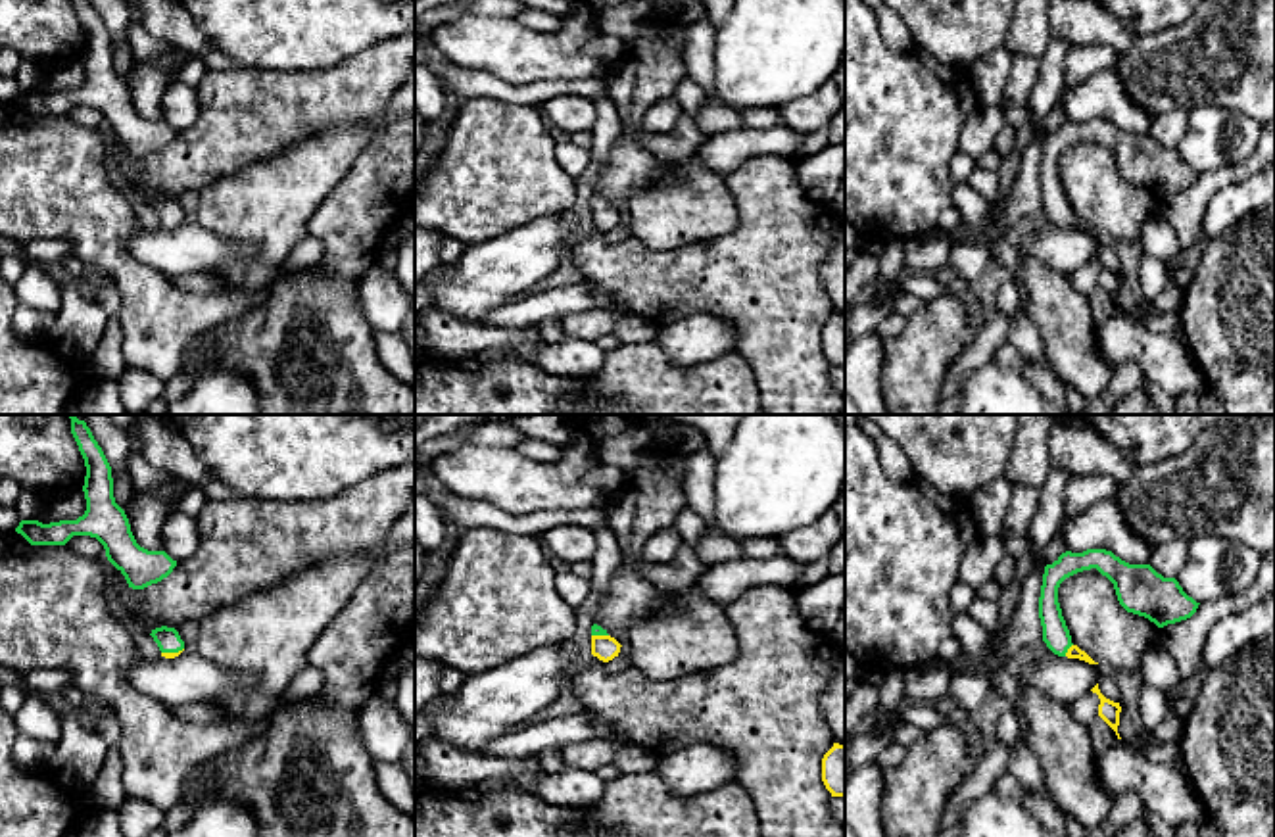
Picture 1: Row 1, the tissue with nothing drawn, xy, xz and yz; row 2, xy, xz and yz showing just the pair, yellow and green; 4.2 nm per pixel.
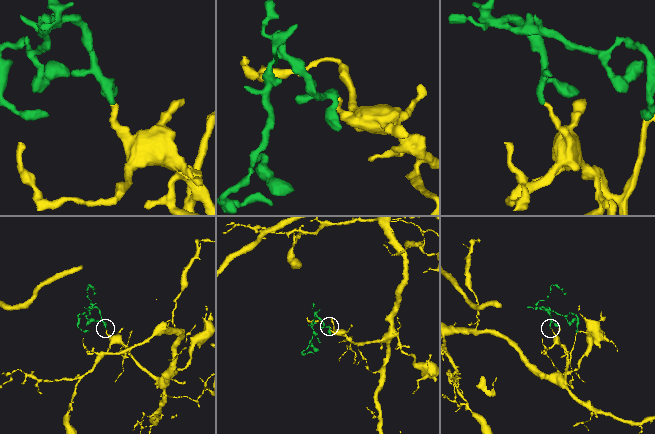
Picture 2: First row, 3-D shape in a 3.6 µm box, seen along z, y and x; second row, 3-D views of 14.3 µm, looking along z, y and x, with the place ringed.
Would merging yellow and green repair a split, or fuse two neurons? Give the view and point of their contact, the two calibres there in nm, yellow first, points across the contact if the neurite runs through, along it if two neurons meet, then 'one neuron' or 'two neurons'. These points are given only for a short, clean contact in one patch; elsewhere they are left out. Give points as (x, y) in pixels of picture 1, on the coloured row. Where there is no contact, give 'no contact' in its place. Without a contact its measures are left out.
meets yellow in yz at (1068, 649); 60 nm thick on the yellow side, 110 nm on the other; runs through yz (1074, 651), (1068, 649), (1057, 636); one neuron

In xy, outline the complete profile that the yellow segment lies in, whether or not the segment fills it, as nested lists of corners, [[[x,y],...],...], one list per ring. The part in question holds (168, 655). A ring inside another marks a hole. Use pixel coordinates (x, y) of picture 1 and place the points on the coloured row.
[[[161,626],[161,628],[152,630],[150,635],[157,643],[161,657],[165,658],[175,658],[184,649],[184,641],[180,639],[175,628]]]

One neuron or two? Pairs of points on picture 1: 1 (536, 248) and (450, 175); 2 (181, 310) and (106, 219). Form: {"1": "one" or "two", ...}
{"1": "two", "2": "one"}

